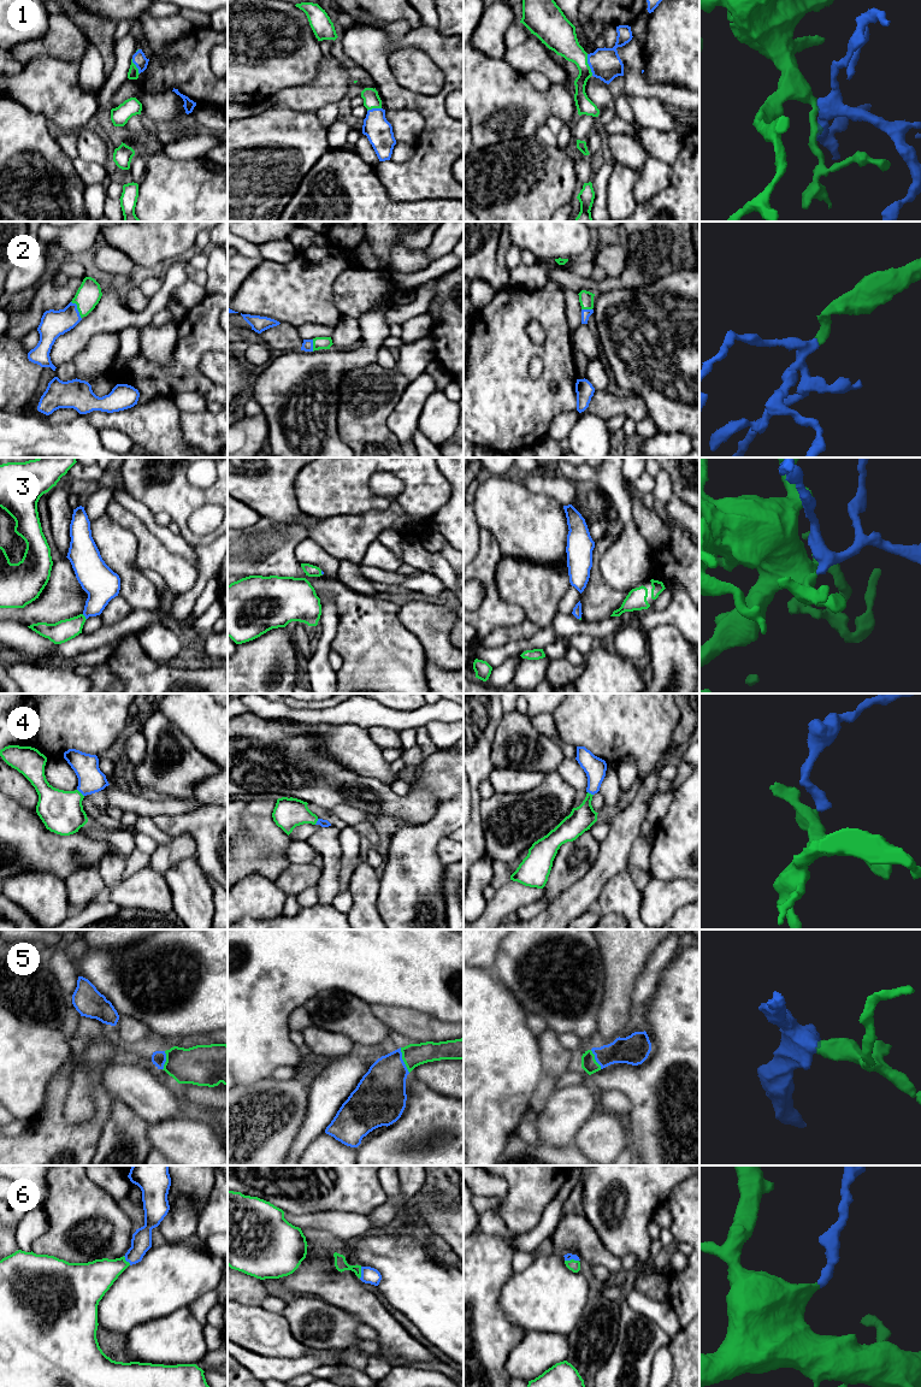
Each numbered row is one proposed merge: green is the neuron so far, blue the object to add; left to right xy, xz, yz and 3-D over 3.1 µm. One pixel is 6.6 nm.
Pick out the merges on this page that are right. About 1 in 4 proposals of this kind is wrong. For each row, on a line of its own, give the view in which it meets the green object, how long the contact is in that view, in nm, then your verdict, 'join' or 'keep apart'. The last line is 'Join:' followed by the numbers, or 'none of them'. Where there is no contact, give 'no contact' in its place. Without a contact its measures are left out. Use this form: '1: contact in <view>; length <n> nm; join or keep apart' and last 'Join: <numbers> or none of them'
1: contact in yz; length 150 nm; join
2: contact in xy; length 140 nm; join
3: contact in xy; length 50 nm; join
4: contact in xy; length 70 nm; join
5: contact in xz; length 180 nm; join
6: contact in yz; length 100 nm; join
Join: 1, 2, 3, 4, 5, 6

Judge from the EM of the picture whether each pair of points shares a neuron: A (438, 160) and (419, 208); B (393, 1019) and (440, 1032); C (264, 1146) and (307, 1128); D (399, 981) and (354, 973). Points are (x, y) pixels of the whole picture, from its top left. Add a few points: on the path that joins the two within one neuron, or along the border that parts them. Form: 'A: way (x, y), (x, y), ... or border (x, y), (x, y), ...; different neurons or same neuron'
A: border (450, 199), (395, 201); different neurons
B: way (405, 1023), (412, 1027), (427, 1028); same neuron
C: border (307, 1105), (303, 1122), (288, 1152); different neurons
D: way (388, 973), (365, 973); same neuron

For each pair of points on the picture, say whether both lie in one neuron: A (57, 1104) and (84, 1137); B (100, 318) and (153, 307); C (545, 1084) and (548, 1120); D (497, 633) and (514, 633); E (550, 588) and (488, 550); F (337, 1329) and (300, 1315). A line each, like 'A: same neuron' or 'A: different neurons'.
A: same neuron
B: same neuron
C: different neurons
D: same neuron
E: different neurons
F: same neuron

